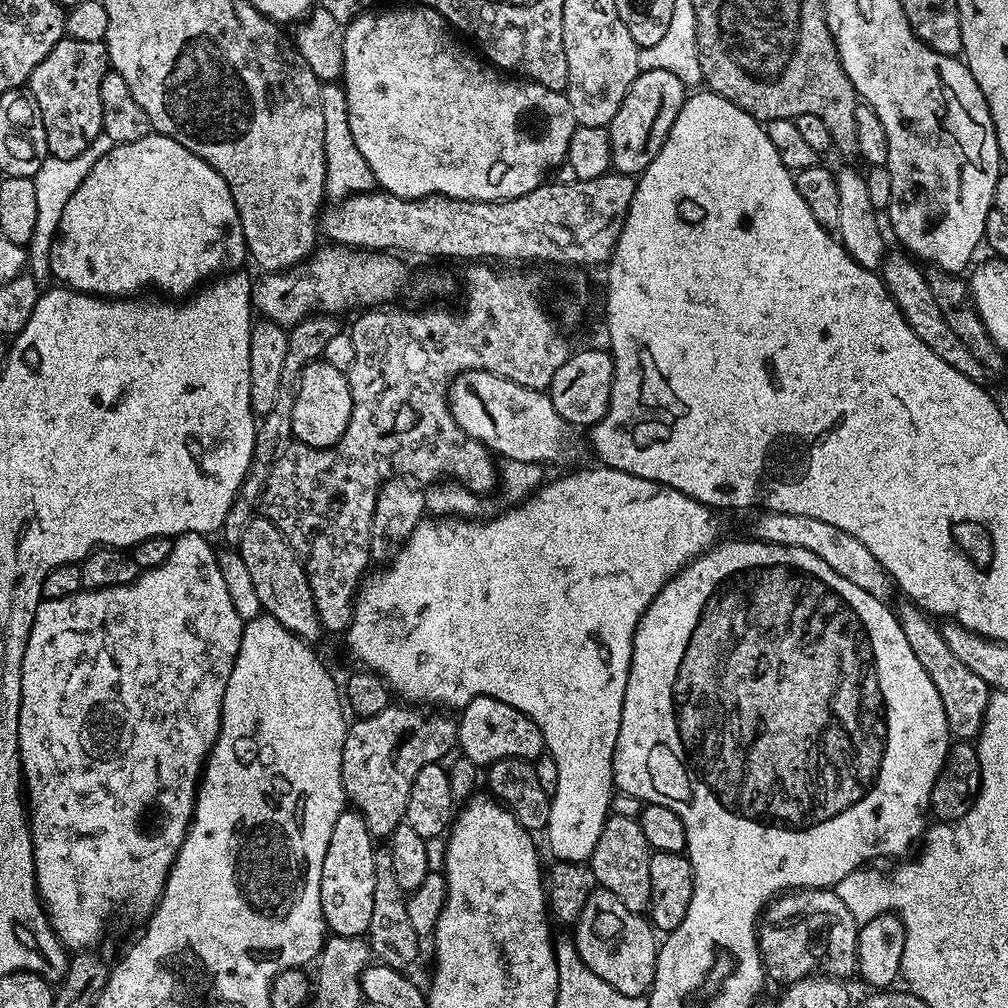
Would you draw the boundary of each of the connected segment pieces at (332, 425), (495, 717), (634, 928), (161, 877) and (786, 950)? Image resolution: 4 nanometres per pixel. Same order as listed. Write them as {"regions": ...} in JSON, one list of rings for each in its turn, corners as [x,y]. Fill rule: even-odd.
{"regions":[[[[322,358],[310,362],[306,370],[302,370],[302,378],[298,386],[298,402],[294,402],[293,437],[299,443],[315,448],[334,446],[346,434],[346,426],[352,413],[352,395],[348,385],[348,377],[342,370],[330,366]]],[[[489,696],[474,698],[459,713],[456,729],[458,748],[463,759],[477,766],[487,766],[505,760],[518,758],[534,762],[539,756],[545,755],[544,736],[538,726],[526,714],[514,710],[506,702]]],[[[597,887],[590,898],[586,898],[586,906],[582,906],[582,914],[576,919],[574,931],[576,949],[578,954],[582,954],[582,962],[586,962],[598,978],[627,996],[644,996],[651,989],[658,936],[641,913],[626,910],[614,894]]],[[[185,532],[173,539],[170,558],[166,558],[162,566],[143,569],[134,582],[126,586],[81,590],[66,598],[41,599],[32,618],[30,638],[22,658],[22,698],[18,714],[20,770],[26,789],[26,808],[30,813],[36,888],[50,926],[65,949],[95,949],[108,923],[119,912],[125,912],[140,922],[147,921],[160,903],[168,872],[192,825],[200,777],[212,745],[216,743],[216,736],[220,733],[222,698],[226,694],[226,682],[230,682],[230,670],[236,661],[245,626],[226,591],[226,582],[216,561],[217,549],[212,549],[208,540],[207,535]]],[[[797,888],[775,897],[758,921],[760,960],[767,979],[787,986],[815,972],[837,978],[855,977],[857,929],[854,914],[846,910],[834,890]]]]}

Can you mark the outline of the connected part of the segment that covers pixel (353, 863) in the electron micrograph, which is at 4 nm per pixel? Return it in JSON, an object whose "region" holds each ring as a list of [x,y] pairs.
{"region":[[[345,810],[338,814],[338,822],[334,822],[334,830],[330,833],[330,846],[326,846],[326,858],[322,858],[322,914],[324,927],[333,936],[363,937],[370,926],[370,914],[374,914],[374,858],[376,848],[374,837],[366,826],[366,822],[355,810]]]}

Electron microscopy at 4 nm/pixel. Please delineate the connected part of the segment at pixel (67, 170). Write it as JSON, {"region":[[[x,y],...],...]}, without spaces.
{"region":[[[101,134],[94,138],[94,142],[90,142],[90,146],[86,146],[86,150],[82,150],[82,154],[74,154],[74,158],[54,158],[49,155],[42,162],[42,166],[38,166],[35,176],[32,177],[34,195],[38,199],[38,218],[34,221],[34,234],[26,245],[29,265],[48,265],[52,240],[56,237],[58,222],[62,222],[62,210],[66,210],[66,202],[70,202],[74,190],[82,186],[82,178],[86,178],[86,174],[94,170],[94,162],[98,162],[98,158],[104,157],[105,154],[110,154],[112,145],[110,137]]]}

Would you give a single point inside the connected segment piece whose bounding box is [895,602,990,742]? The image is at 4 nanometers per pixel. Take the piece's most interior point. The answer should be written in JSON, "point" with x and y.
{"point":[964,696]}

